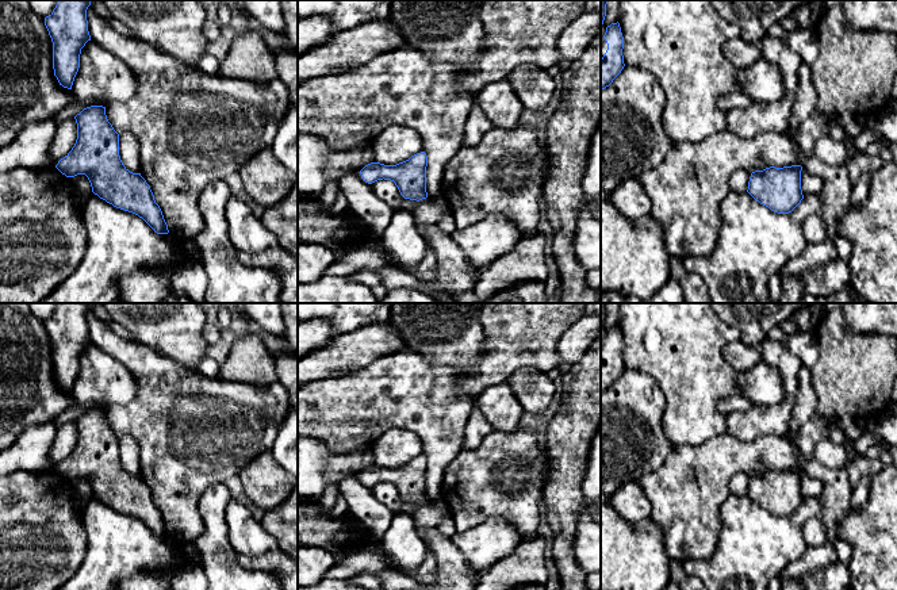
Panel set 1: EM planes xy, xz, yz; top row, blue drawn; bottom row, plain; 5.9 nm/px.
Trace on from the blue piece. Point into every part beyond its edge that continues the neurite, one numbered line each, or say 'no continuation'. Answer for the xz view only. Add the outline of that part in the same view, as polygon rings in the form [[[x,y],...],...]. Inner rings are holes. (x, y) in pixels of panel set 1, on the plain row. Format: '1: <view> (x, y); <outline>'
no continuation

